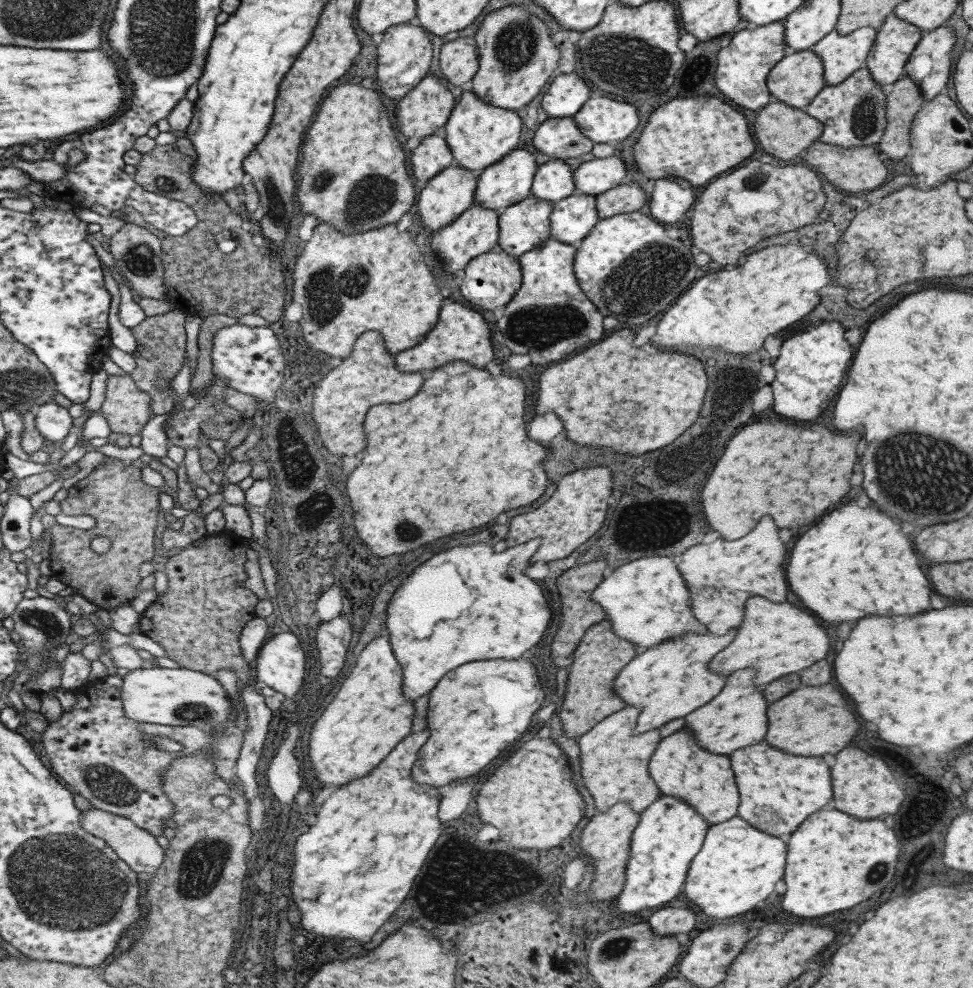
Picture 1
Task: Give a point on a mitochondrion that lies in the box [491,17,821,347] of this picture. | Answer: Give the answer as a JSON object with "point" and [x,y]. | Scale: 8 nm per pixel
{"point":[645,281]}

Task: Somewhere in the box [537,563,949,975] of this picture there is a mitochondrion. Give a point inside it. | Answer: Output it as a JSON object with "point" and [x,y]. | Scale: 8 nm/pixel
{"point":[873,873]}

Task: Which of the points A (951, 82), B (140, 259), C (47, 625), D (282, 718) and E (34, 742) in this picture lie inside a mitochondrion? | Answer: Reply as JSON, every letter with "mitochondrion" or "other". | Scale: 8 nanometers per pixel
{"A":"other","B":"mitochondrion","C":"mitochondrion","D":"other","E":"other"}

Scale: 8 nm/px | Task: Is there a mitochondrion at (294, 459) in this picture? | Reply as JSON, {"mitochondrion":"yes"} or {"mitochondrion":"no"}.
{"mitochondrion":"yes"}

